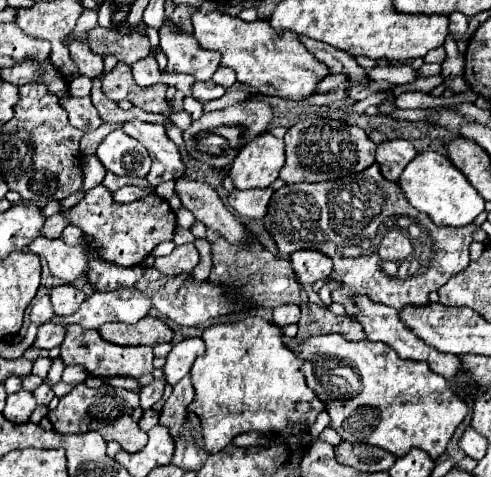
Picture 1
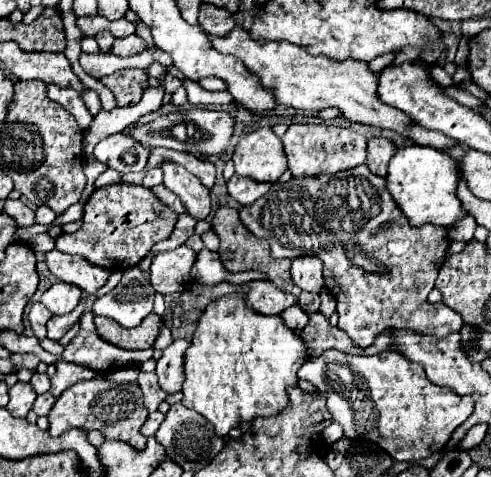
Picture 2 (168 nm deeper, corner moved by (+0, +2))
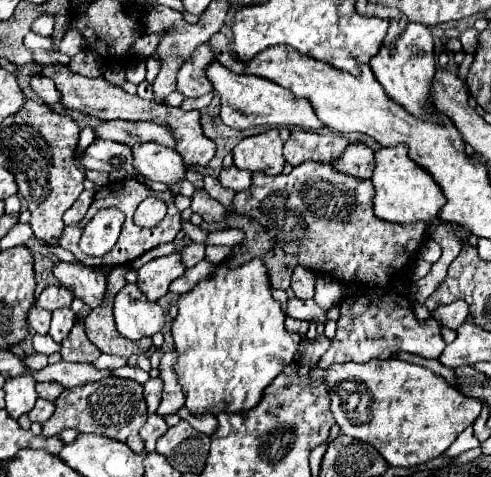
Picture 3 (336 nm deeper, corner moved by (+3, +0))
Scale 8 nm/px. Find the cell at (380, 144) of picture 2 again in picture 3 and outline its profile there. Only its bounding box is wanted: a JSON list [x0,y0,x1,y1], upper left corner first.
[331,144,373,178]

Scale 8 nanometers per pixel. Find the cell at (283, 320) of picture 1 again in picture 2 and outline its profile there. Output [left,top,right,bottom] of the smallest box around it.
[280,304,308,330]

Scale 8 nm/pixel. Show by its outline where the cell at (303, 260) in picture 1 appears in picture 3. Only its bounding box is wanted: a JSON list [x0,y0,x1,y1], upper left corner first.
[291,266,315,298]

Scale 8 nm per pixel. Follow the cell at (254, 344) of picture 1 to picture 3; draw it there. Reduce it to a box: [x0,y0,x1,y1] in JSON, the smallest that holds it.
[171,260,301,416]

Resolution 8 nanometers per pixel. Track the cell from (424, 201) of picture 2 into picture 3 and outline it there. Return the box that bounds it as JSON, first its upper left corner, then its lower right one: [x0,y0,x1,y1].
[371,144,447,224]

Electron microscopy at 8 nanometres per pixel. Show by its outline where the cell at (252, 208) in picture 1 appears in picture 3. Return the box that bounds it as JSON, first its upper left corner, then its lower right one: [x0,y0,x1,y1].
[219,166,251,192]

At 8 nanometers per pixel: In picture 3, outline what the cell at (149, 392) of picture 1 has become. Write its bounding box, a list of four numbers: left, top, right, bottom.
[143,378,163,414]

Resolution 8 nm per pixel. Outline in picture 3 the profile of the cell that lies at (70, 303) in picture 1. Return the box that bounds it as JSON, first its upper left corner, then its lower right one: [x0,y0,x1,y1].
[35,286,73,310]

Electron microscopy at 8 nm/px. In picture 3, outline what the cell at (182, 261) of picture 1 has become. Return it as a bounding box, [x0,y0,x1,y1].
[137,254,185,302]

